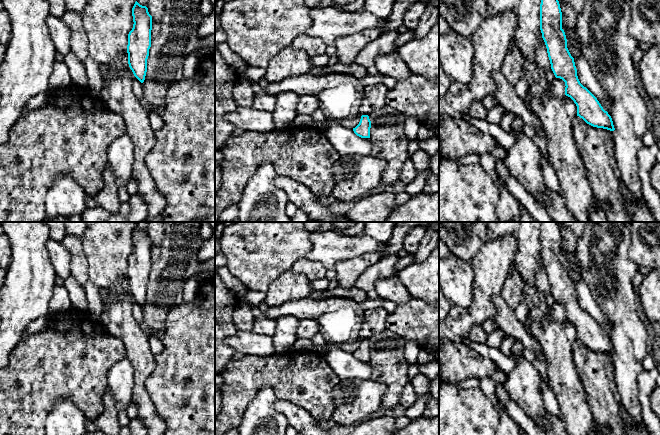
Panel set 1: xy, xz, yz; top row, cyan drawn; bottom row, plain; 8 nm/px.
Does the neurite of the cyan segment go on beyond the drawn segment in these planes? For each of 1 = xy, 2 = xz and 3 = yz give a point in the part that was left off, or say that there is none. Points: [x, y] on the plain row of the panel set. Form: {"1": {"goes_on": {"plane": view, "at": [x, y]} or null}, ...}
{"1": {"goes_on": null}, "2": {"goes_on": null}, "3": {"goes_on": null}}

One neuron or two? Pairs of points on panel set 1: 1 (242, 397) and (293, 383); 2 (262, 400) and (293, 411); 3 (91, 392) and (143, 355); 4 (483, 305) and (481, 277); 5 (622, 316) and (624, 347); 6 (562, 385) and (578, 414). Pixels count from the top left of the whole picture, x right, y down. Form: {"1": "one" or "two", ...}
{"1": "one", "2": "two", "3": "two", "4": "one", "5": "one", "6": "one"}

